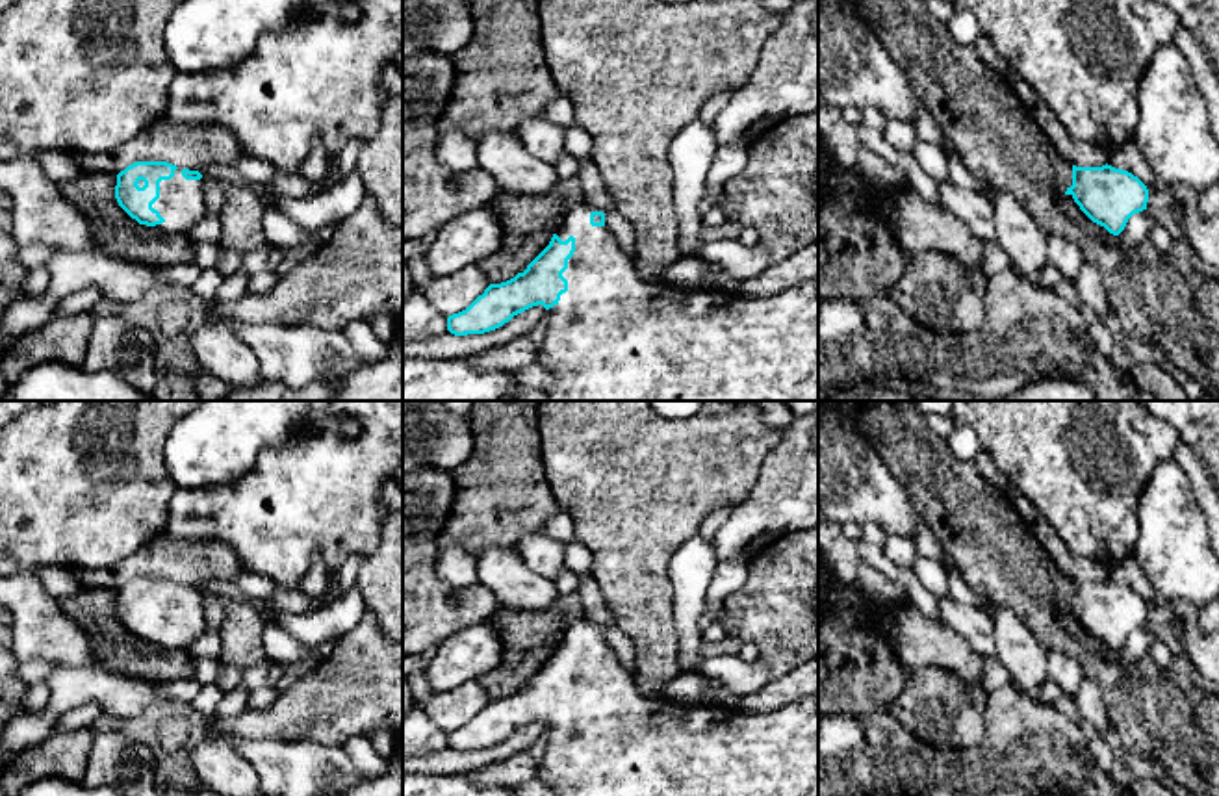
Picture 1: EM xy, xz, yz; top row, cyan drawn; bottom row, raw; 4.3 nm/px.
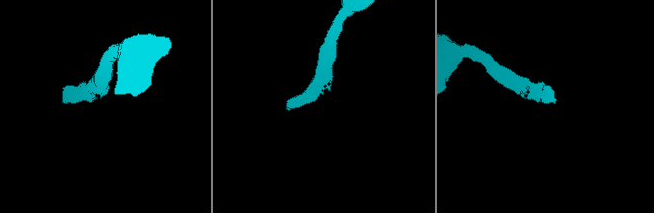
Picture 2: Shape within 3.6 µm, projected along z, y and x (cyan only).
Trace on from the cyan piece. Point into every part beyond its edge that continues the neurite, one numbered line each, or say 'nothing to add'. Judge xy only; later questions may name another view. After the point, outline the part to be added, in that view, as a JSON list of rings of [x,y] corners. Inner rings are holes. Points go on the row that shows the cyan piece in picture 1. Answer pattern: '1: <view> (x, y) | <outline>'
1: xy (180, 203) | [[[182,169],[174,171],[171,180],[160,182],[160,199],[152,204],[154,210],[165,219],[156,225],[160,234],[184,234],[208,215],[204,191],[204,178],[186,180]]]

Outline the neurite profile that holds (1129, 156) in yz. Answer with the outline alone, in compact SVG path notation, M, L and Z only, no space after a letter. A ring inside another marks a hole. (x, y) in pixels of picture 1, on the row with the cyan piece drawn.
M1134 141L1124 143L1123 147L1110 148L1108 165L1132 173L1145 186L1154 186L1160 182Z

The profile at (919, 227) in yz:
M909 184L870 195L866 202L891 223L907 260L937 250L954 256L967 269L982 271L985 241L948 210L924 200Z

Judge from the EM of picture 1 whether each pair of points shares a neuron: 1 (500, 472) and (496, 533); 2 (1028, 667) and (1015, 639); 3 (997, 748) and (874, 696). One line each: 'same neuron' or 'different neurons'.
1: same neuron
2: same neuron
3: different neurons

